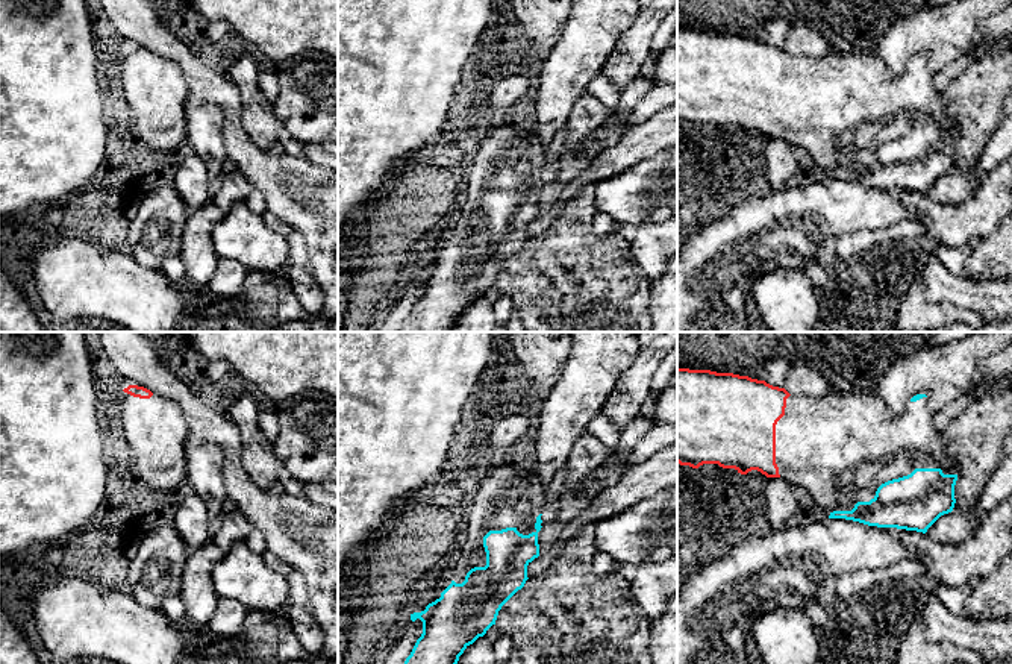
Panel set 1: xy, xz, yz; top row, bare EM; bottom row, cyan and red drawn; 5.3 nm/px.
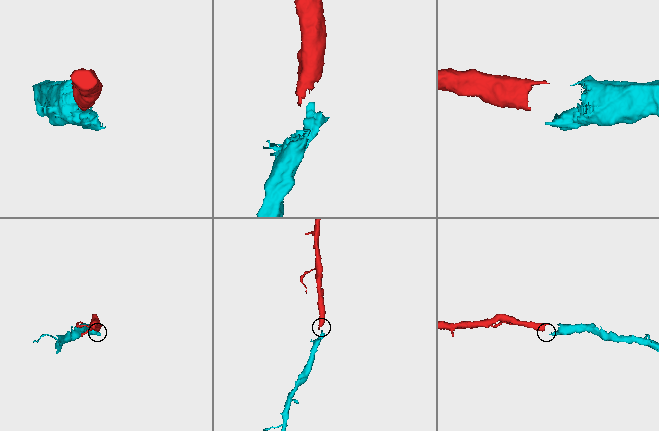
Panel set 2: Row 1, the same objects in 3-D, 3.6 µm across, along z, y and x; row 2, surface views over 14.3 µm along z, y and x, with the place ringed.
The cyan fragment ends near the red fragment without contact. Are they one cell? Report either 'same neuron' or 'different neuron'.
same neuron

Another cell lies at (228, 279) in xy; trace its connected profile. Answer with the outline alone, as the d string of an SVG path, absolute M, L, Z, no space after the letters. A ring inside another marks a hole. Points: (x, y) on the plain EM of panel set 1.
M220 258L206 290L236 302L248 271L235 259Z

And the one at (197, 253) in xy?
M214 202L189 212L180 240L179 258L186 270L186 283L192 291L203 293L217 265L218 255L212 244L212 230L224 218Z

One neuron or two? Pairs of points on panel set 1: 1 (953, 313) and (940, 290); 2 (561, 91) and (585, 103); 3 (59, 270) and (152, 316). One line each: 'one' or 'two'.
1: two
2: two
3: one

